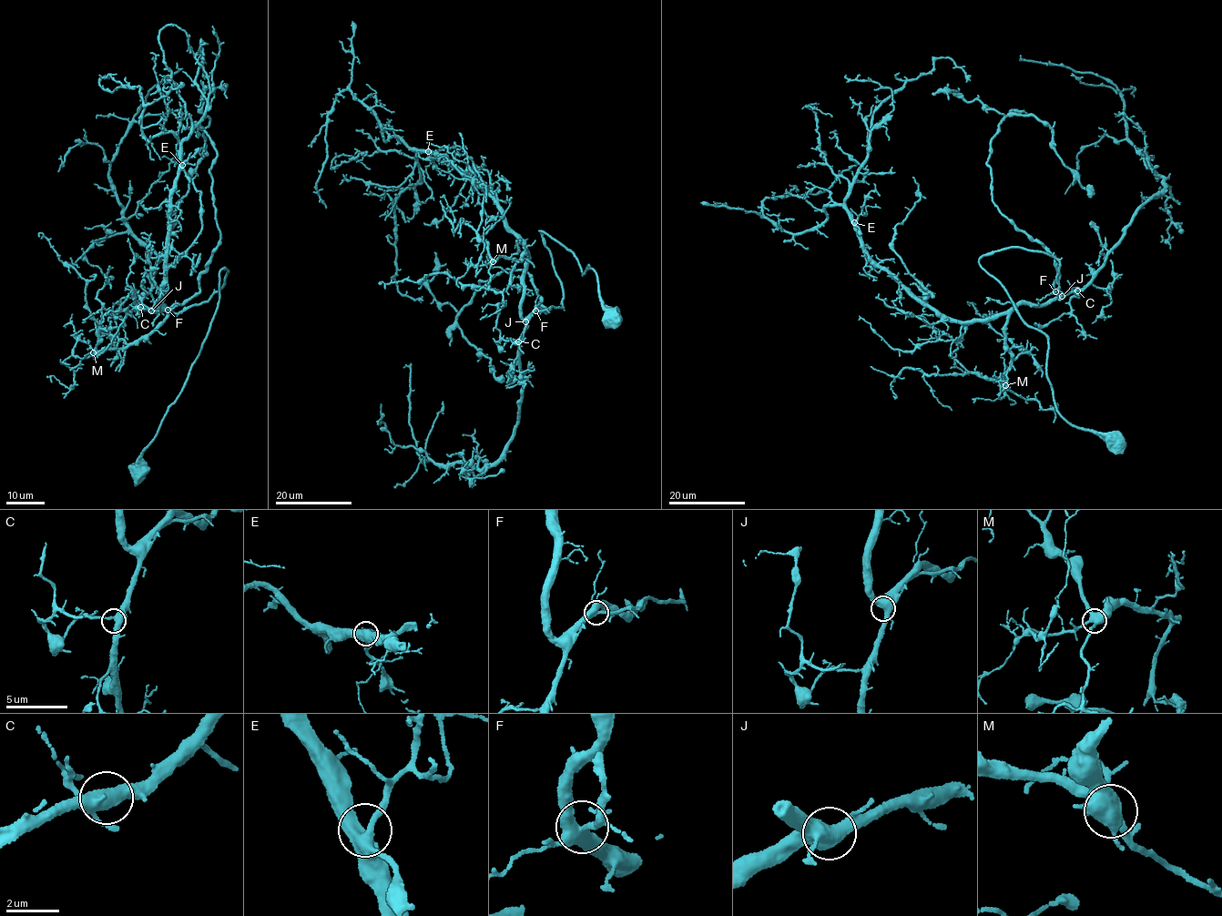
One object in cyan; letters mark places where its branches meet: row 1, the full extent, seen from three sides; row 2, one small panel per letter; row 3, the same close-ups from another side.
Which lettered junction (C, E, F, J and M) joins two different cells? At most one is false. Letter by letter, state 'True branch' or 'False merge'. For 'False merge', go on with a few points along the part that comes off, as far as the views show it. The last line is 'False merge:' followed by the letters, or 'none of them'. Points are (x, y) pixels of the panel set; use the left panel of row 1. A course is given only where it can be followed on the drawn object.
C: True branch
E: True branch
F: True branch
J: True branch
M: True branch
False merge: none of them

